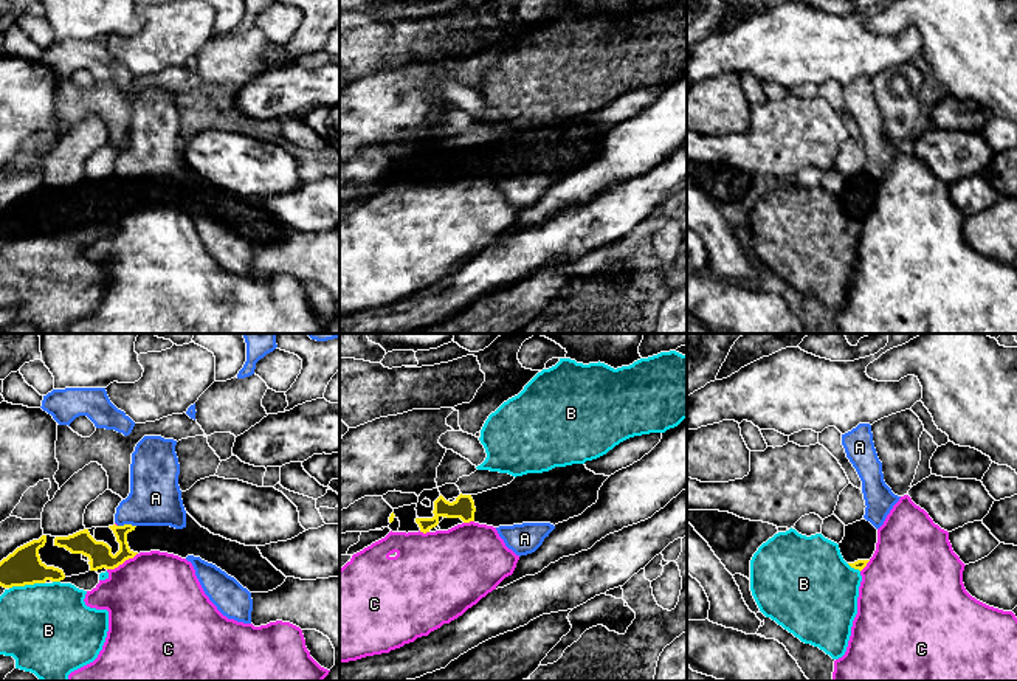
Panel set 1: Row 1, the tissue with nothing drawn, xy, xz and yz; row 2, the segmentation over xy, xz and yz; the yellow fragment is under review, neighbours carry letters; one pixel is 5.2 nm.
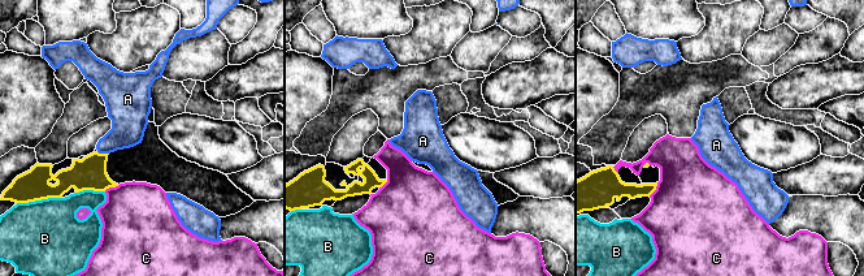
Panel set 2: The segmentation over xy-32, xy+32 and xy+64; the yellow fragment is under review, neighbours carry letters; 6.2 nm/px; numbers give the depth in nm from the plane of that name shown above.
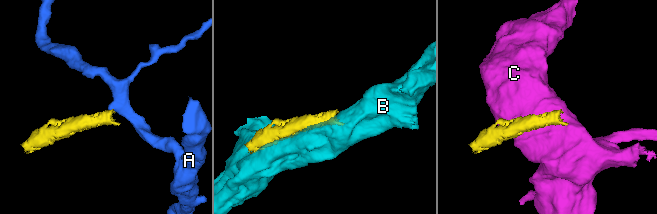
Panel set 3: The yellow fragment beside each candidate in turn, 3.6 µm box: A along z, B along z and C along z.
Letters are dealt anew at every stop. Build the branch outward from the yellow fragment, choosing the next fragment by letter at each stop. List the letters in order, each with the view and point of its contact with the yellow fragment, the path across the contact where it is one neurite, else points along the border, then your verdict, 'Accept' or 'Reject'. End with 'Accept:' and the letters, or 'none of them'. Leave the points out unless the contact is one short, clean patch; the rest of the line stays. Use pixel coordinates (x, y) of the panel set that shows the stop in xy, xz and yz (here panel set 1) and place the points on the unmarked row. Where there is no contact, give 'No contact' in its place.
A: Touches yellow at xy (126, 177). Boundary: xy (135, 177), (118, 179). Reject
B: Touches yellow at xy (27, 236). Reject
C: Touches yellow at xy (121, 216). Reject
Accept: none of them

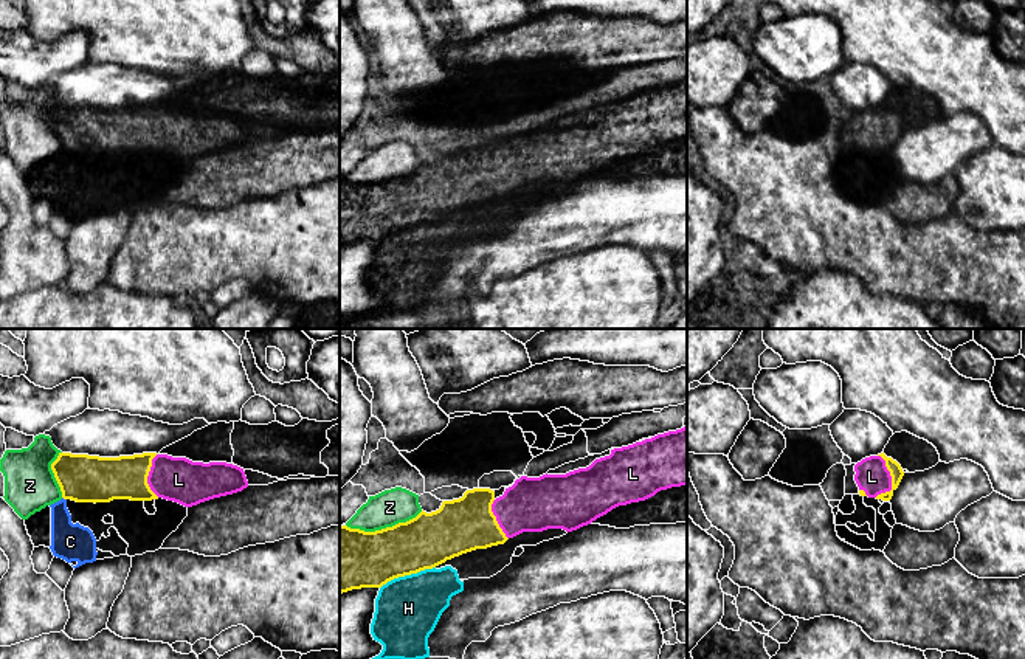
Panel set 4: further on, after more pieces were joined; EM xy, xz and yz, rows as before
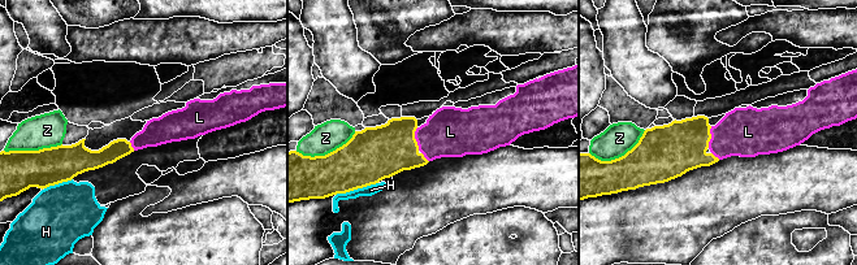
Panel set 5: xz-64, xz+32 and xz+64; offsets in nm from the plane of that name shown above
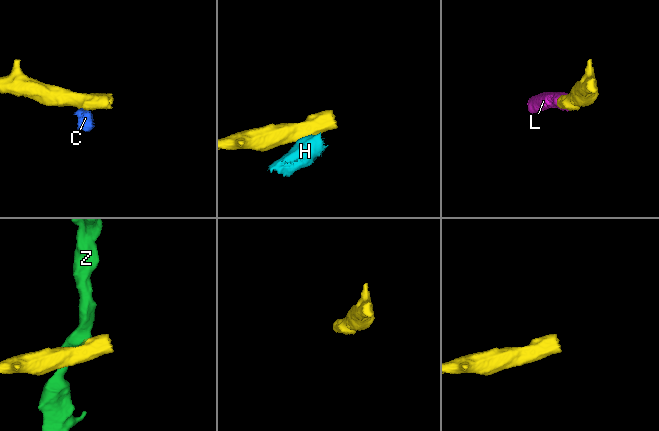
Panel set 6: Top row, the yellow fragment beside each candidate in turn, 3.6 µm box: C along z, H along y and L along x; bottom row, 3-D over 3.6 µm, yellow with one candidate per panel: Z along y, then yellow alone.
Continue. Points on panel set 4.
C: Touches yellow at xy (64, 151). Boundary: xy (62, 149), (65, 152). Reject
H: Touches yellow at xz (407, 227). Boundary: xz (434, 219), (394, 230), (380, 241). Reject
L: Touches yellow at yz (892, 132). Path across: yz (897, 126), (892, 132), (872, 129). Accept
Z: Touches yellow at xz (383, 182). Reject
Accept: L

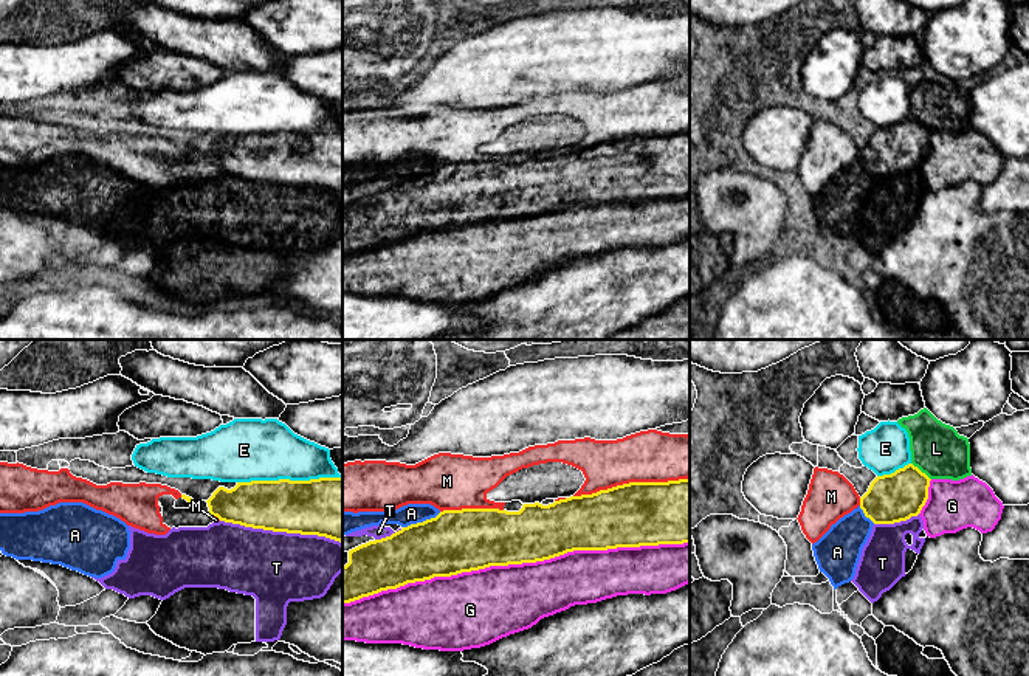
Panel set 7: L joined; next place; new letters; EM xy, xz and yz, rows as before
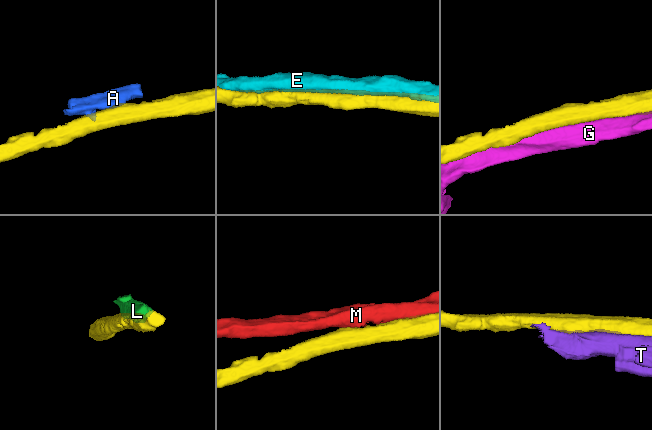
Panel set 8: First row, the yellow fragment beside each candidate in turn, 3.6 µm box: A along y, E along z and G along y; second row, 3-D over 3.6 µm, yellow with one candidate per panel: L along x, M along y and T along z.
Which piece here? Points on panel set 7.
A: Touches yellow at xz (423, 174). Boundary: xz (440, 165), (403, 180). Reject
E: Touches yellow at xy (289, 132). Reject
G: Touches yellow at xz (515, 216). Reject
L: Touches yellow at yz (919, 123). Reject
M: Touches yellow at xz (631, 135). Reject
T: Touches yellow at xy (281, 183). Reject
Accept: none of them

